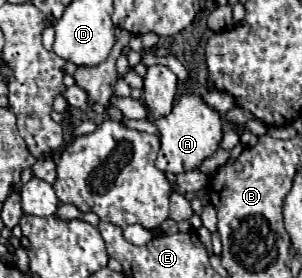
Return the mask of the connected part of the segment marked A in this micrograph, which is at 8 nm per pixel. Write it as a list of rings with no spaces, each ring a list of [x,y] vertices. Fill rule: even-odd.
[[[182,95],[180,101],[174,105],[172,113],[156,119],[154,121],[158,131],[160,131],[160,139],[162,139],[162,147],[156,159],[156,167],[164,173],[186,173],[186,171],[194,171],[198,169],[198,165],[210,157],[212,153],[216,153],[216,149],[220,147],[222,141],[222,117],[210,109],[202,97],[196,95]]]

